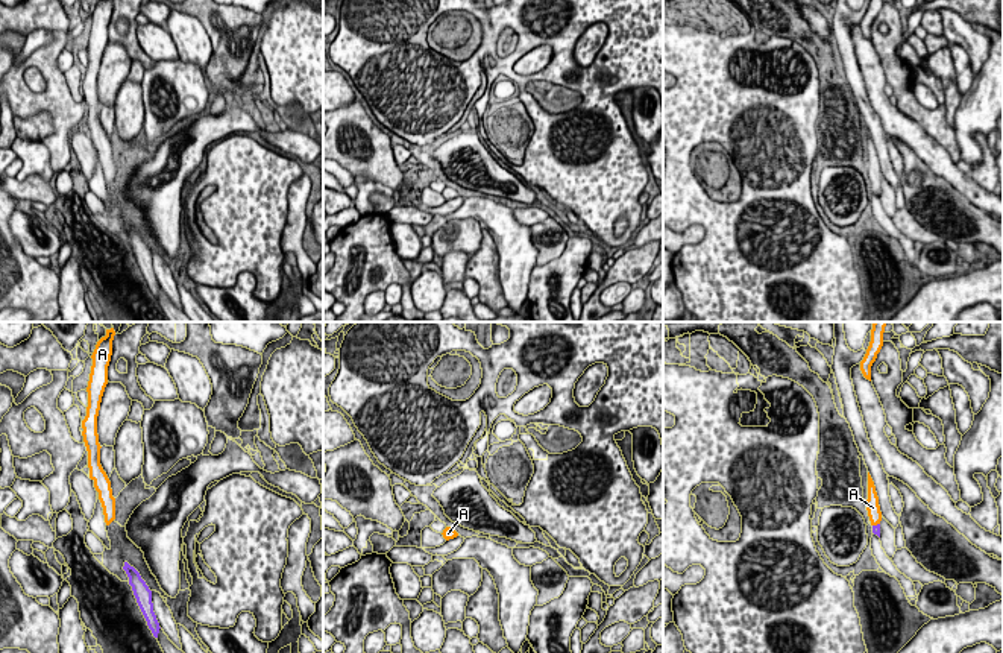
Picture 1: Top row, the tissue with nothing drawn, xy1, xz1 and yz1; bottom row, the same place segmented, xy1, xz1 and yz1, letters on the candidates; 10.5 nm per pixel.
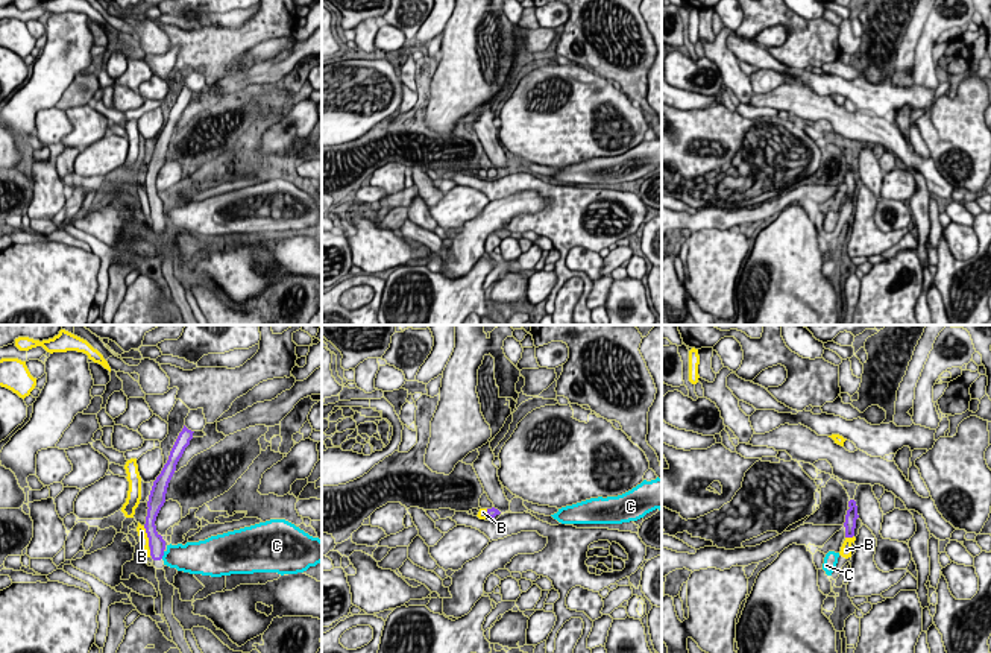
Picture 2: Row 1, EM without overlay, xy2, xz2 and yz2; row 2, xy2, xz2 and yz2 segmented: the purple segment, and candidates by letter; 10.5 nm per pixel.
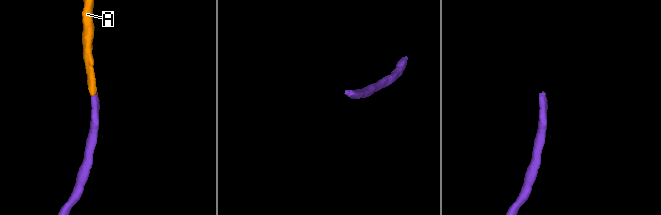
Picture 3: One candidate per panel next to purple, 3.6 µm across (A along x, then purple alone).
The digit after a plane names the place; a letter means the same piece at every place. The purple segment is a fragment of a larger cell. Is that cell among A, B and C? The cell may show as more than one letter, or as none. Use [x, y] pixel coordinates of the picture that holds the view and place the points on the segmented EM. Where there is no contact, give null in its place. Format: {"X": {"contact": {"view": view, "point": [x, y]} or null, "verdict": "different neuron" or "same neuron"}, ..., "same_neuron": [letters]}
{"A": {"contact": {"view": "yz1", "point": [877, 524]}, "verdict": "same neuron"}, "B": {"contact": {"view": "xy2", "point": [147, 536]}, "verdict": "different neuron"}, "C": {"contact": {"view": "xy2", "point": [163, 555]}, "verdict": "different neuron"}, "same_neuron": ["A"]}

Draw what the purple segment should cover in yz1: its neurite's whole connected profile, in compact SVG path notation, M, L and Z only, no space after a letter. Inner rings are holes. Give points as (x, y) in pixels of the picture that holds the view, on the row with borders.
M868 472L868 500L866 500L866 510L868 516L873 525L873 533L880 538L880 521L882 521L882 512L879 506L879 497L876 492L874 481Z

